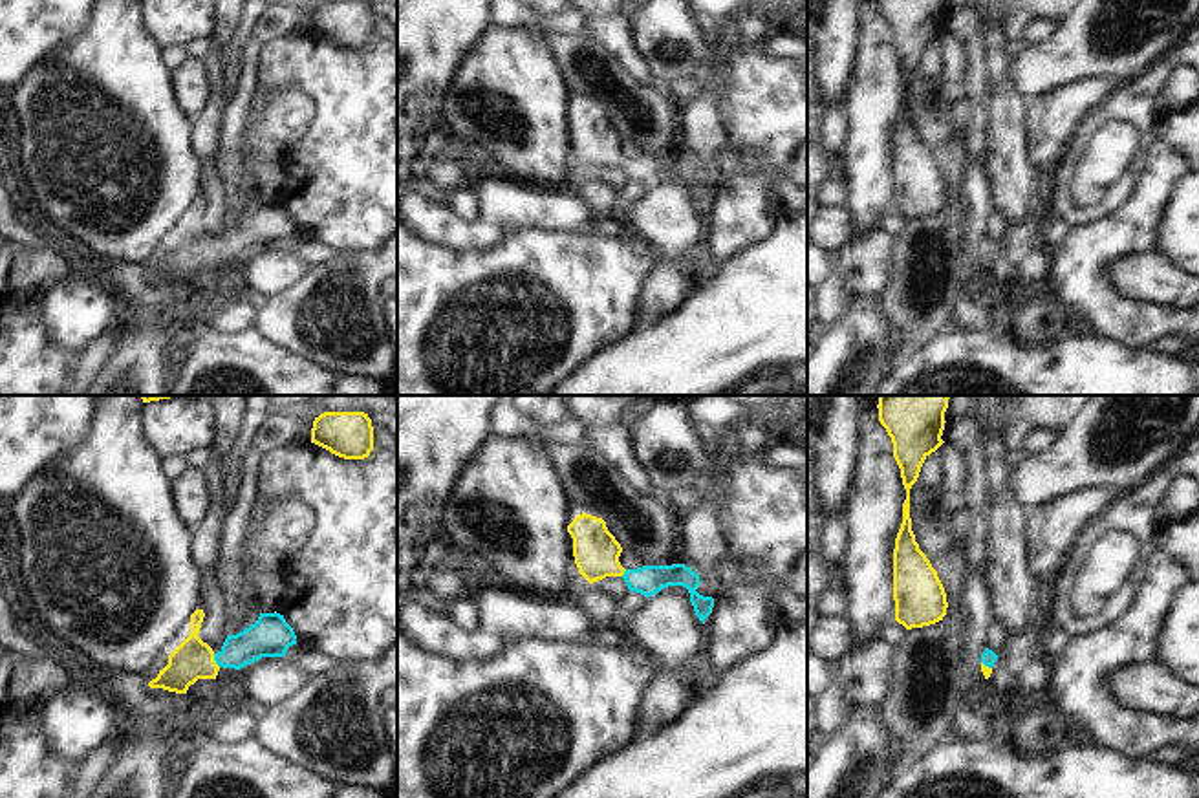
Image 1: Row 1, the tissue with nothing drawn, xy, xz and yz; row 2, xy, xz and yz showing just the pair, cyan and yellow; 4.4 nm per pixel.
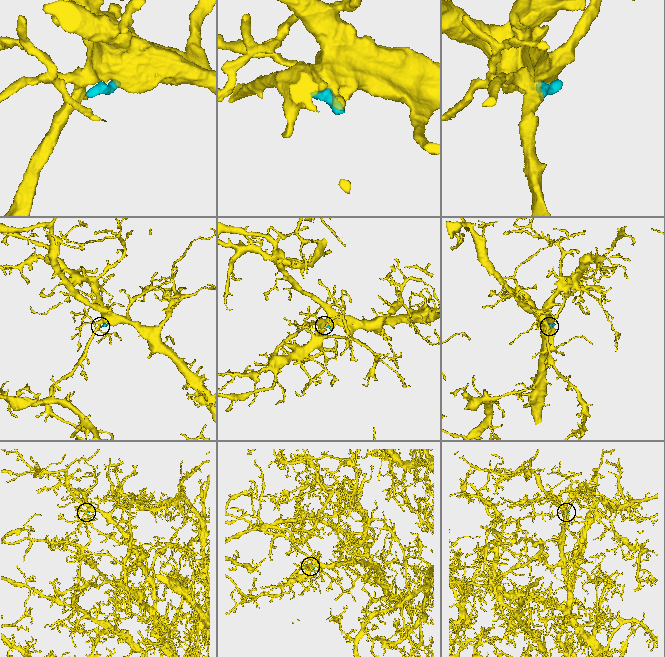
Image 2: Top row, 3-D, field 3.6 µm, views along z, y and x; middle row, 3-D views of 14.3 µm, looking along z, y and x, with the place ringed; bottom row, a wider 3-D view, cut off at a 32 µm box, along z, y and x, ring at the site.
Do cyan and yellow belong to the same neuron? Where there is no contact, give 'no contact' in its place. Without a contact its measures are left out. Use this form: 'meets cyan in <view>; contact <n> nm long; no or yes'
meets cyan in xy; contact 70 nm long; yes

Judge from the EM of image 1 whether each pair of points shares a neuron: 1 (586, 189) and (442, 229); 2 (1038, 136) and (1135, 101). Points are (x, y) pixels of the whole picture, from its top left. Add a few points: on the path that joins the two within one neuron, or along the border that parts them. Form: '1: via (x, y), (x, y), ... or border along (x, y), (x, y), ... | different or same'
1: border along (581, 198), (597, 218) | different
2: border along (1115, 92), (1088, 114), (1062, 158) | different

